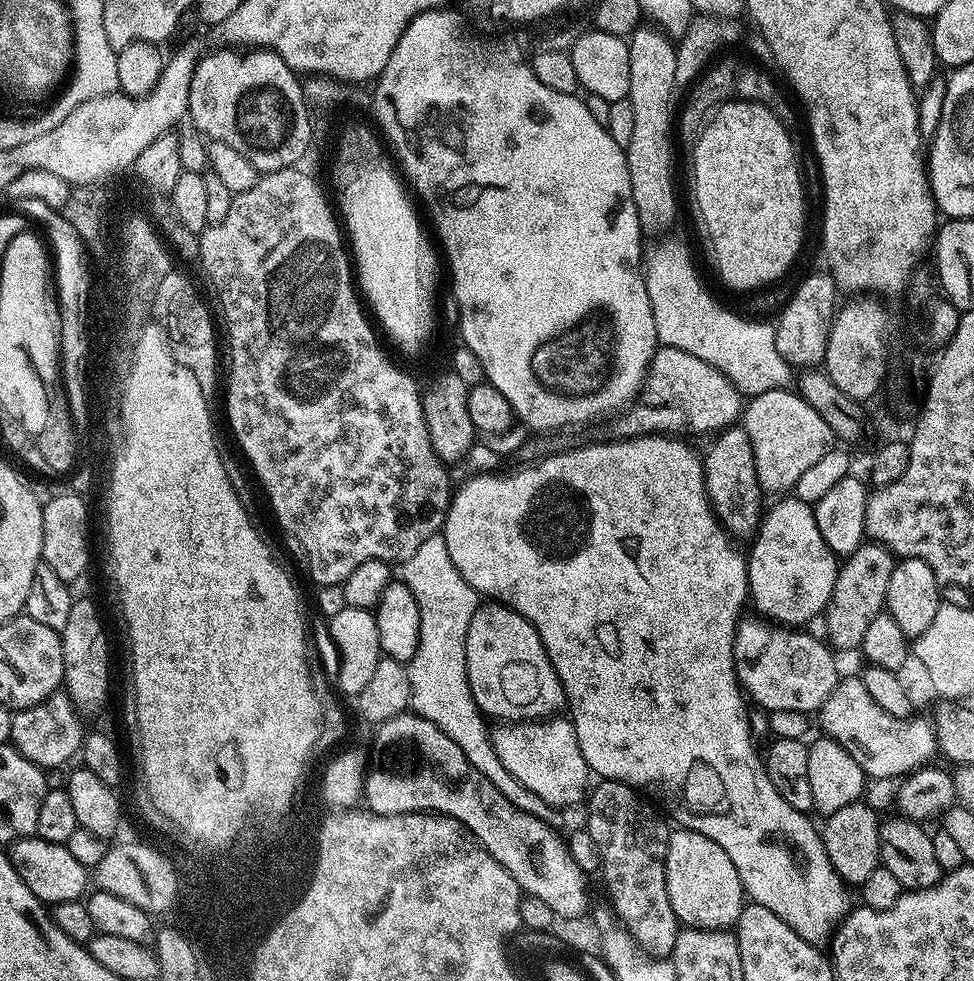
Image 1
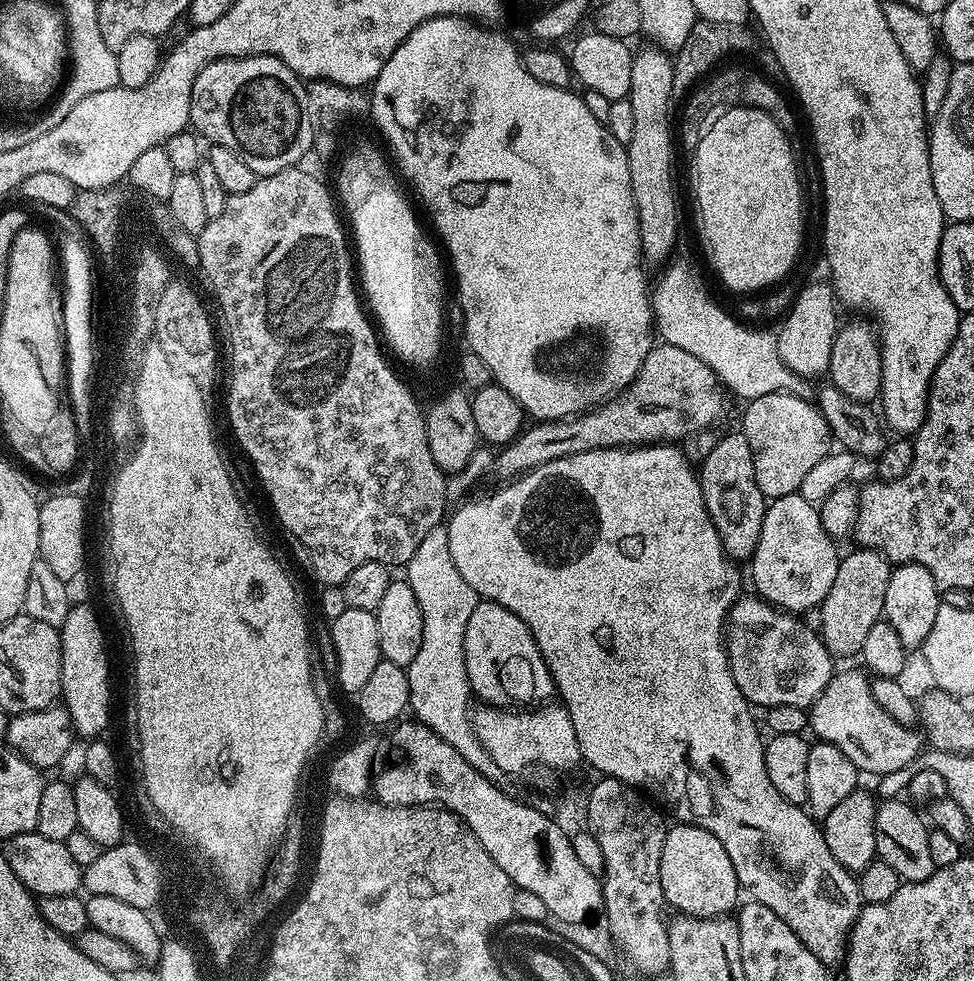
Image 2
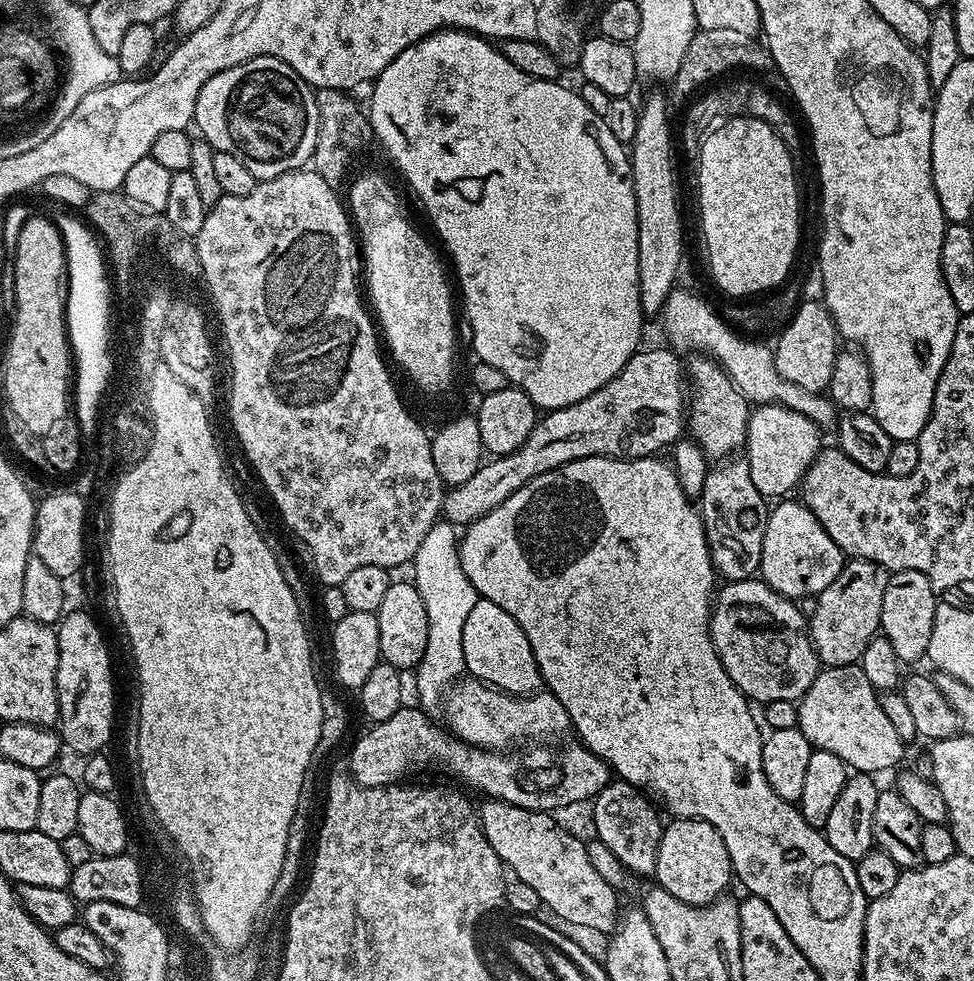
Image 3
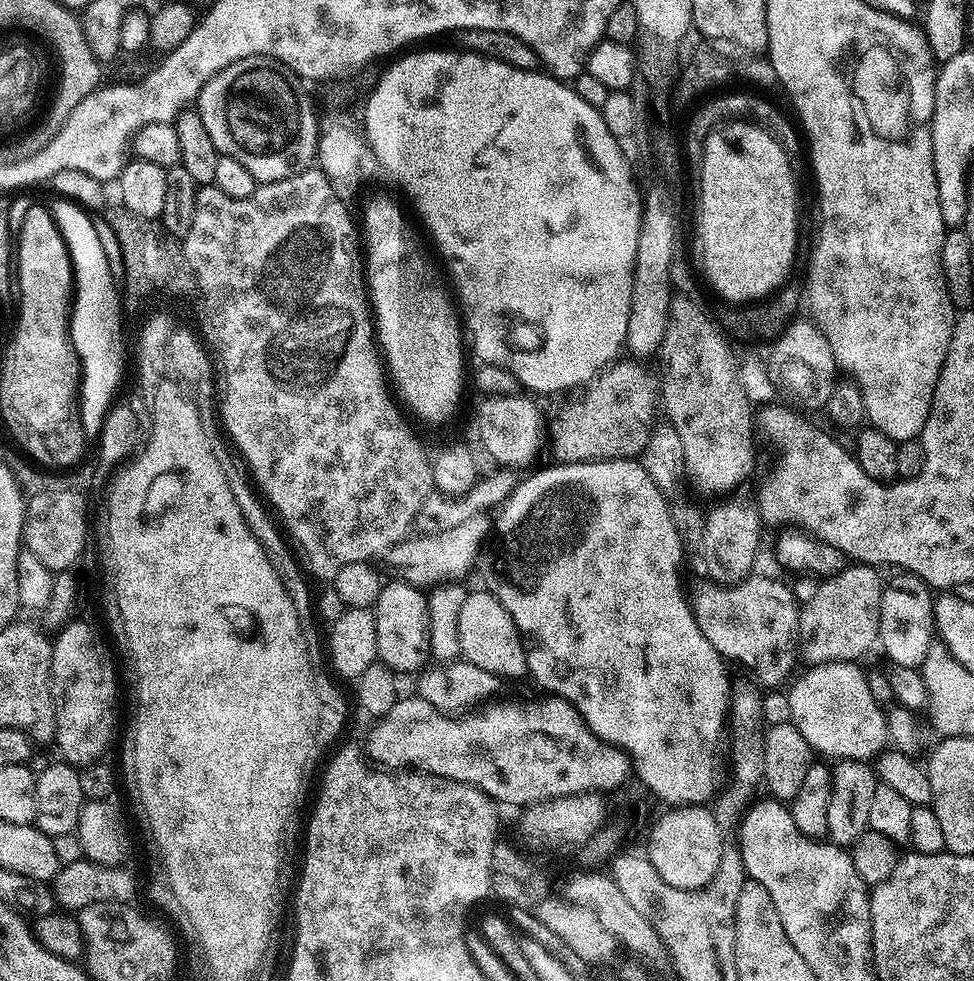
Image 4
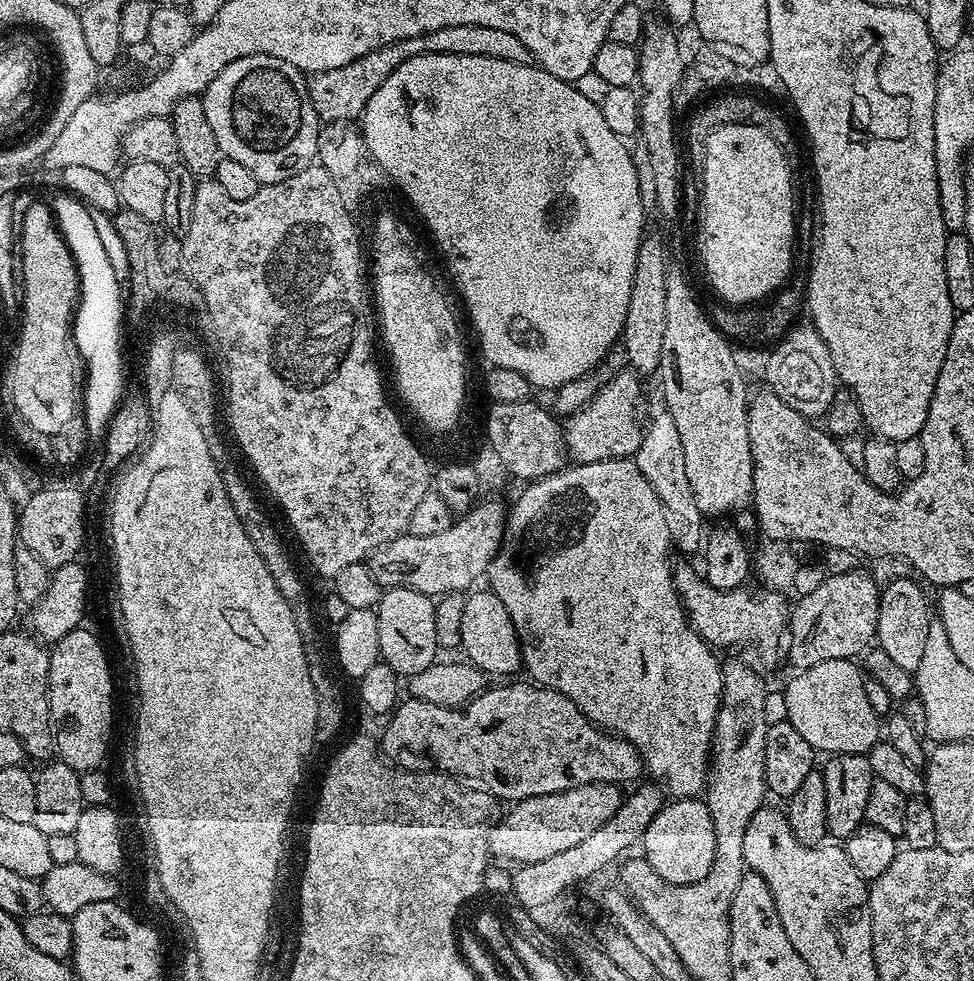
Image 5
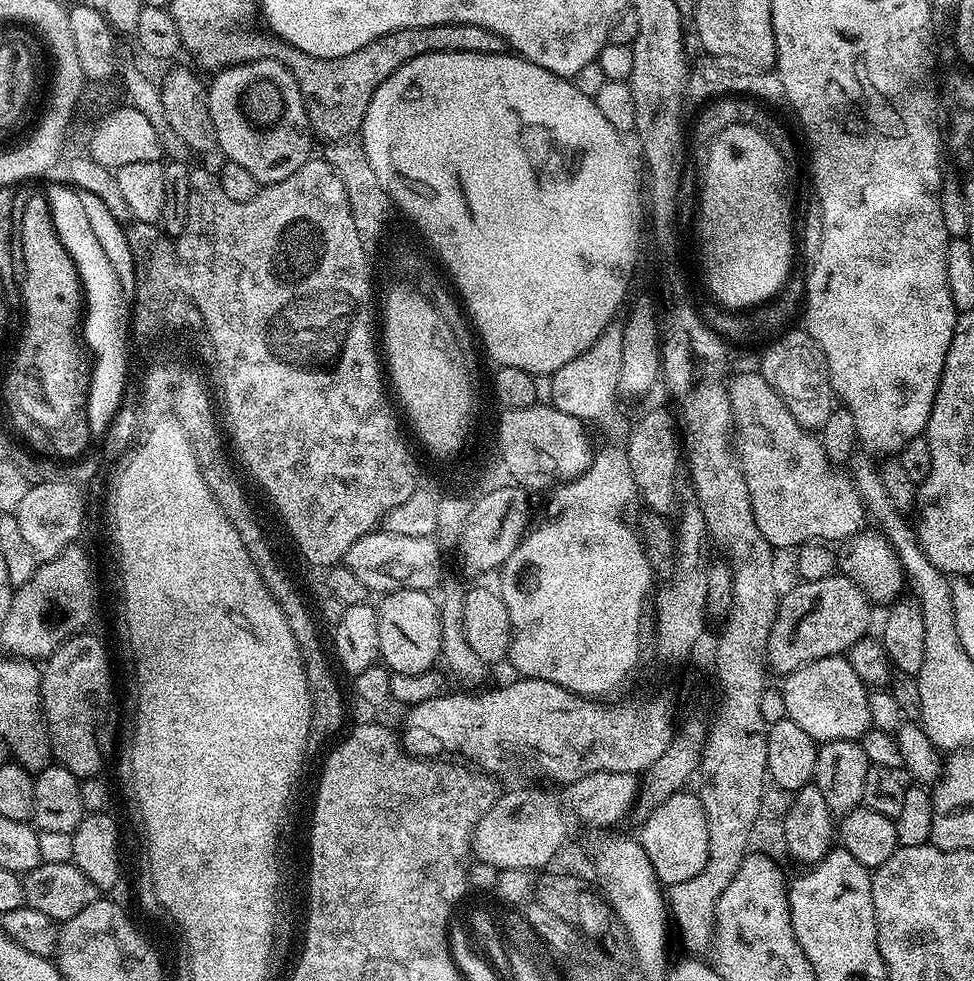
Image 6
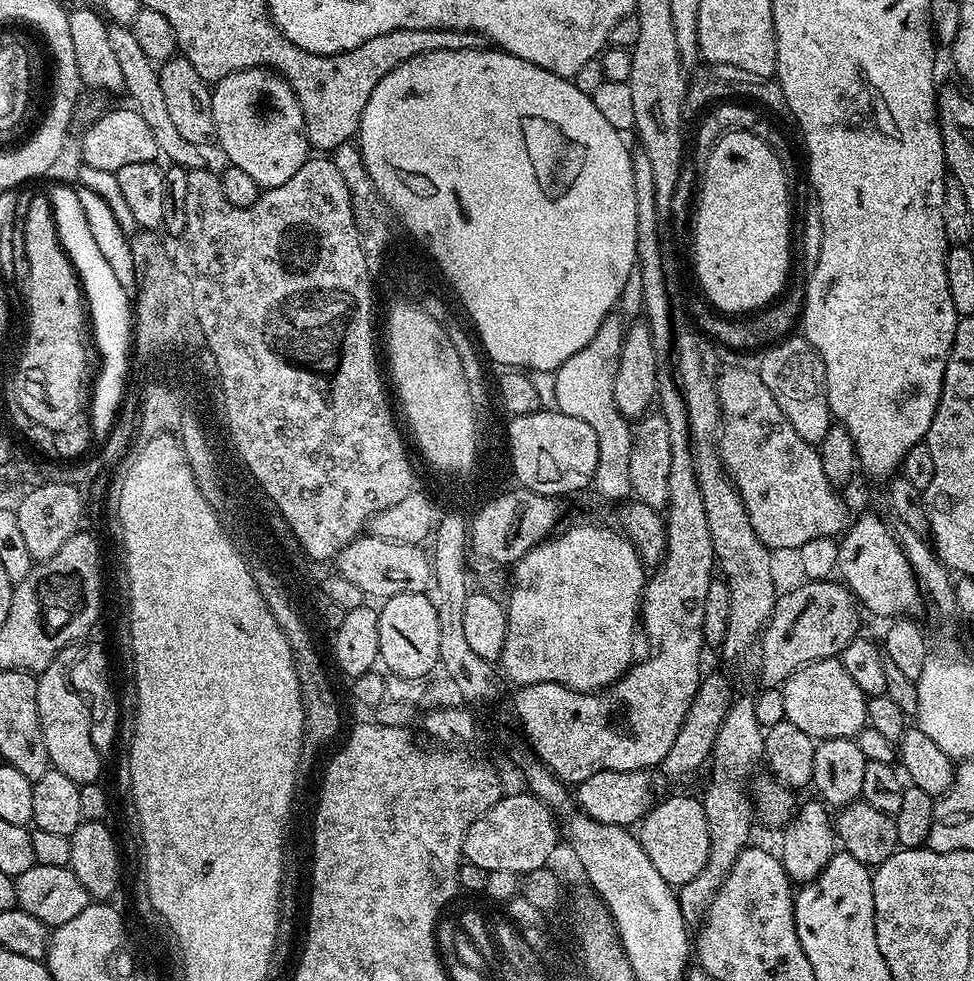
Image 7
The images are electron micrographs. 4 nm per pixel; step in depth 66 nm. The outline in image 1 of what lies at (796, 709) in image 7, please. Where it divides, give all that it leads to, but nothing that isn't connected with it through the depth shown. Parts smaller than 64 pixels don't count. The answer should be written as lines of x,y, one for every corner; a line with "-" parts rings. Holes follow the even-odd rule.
845,675
830,698
819,709
820,724
823,735
831,737
862,766
865,777
876,780
888,780
891,776
907,777
909,774
925,767
933,755
937,755
936,729
931,719
923,720
919,714
903,720
886,714
874,698
862,686
859,675

